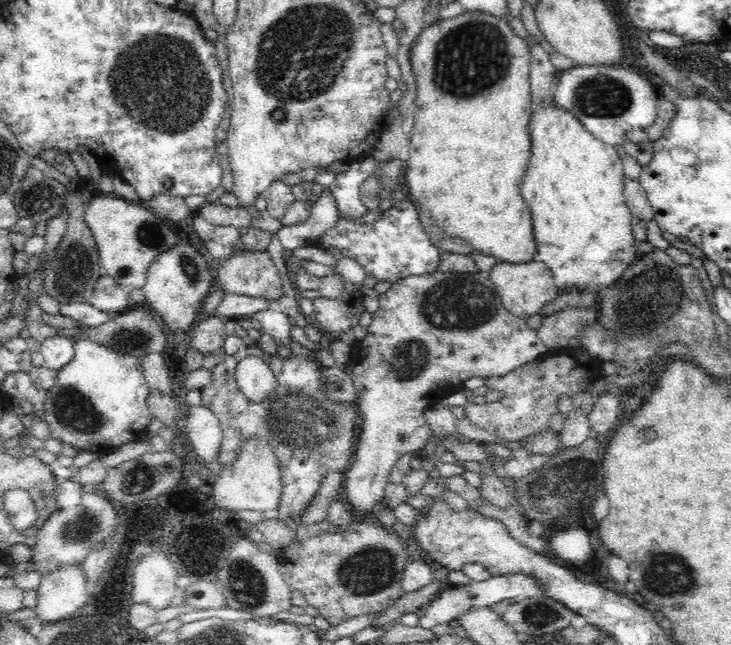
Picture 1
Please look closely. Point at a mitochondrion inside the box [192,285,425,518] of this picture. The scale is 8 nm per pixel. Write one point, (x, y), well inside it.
(300, 422)

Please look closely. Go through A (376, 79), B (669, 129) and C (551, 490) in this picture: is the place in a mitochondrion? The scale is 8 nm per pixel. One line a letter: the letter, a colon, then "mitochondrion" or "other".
A: other
B: other
C: mitochondrion

